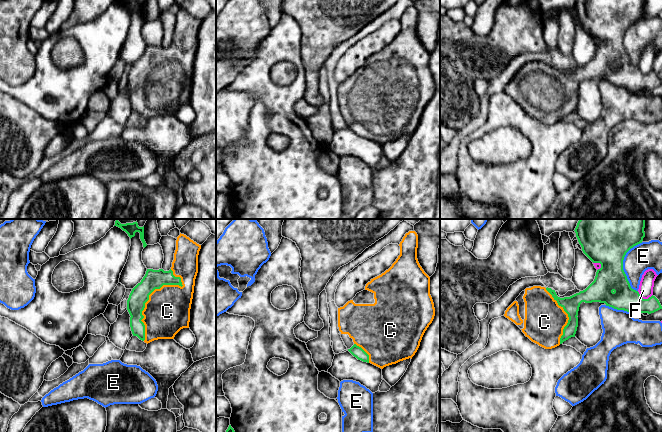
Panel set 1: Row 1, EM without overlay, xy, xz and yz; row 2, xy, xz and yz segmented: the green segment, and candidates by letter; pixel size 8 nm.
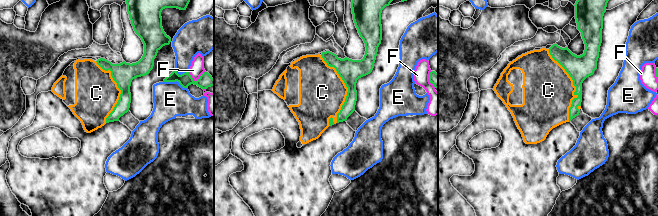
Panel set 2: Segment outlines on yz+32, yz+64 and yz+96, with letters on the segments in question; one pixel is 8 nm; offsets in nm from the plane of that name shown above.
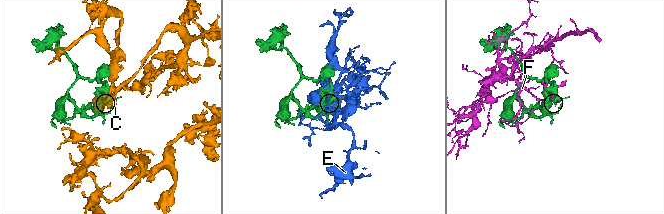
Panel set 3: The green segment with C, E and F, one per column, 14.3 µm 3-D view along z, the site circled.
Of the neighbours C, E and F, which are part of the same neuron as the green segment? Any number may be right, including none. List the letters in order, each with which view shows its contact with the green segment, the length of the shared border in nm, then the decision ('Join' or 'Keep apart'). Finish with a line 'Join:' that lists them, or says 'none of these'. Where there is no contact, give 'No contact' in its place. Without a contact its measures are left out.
C: Touches green in xy. Shared border 600 nm. Join
E: Touches green in yz. Shared border 400 nm. Keep apart
F: Touches green in yz. Shared border 130 nm. Keep apart
Join: C

